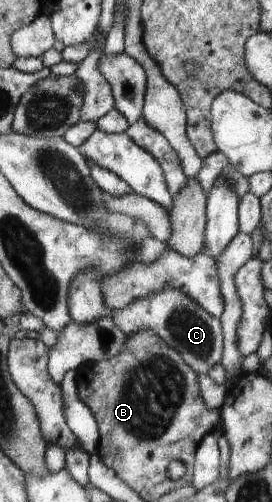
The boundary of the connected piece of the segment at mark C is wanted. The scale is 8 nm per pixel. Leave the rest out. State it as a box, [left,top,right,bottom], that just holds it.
[112,285,223,375]

